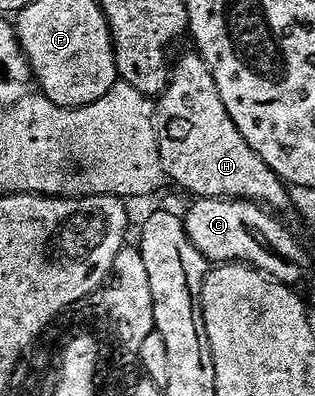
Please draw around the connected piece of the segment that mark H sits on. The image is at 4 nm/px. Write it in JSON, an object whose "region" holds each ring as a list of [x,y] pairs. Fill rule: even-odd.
{"region":[[[199,53],[184,54],[180,59],[175,59],[174,65],[170,70],[168,86],[155,99],[154,117],[156,119],[156,139],[158,140],[158,148],[160,149],[160,159],[162,160],[162,168],[164,169],[167,181],[169,183],[177,182],[184,190],[189,190],[189,195],[199,196],[201,198],[242,198],[249,202],[259,202],[265,208],[271,208],[273,211],[289,209],[288,189],[285,182],[272,171],[262,160],[262,156],[258,156],[258,152],[254,152],[254,148],[250,148],[250,144],[246,144],[246,140],[242,140],[242,132],[238,132],[238,128],[234,124],[234,120],[230,120],[230,112],[226,112],[226,104],[222,104],[222,96],[218,92],[218,84],[214,84],[214,76],[210,76],[210,68],[200,59]]]}

